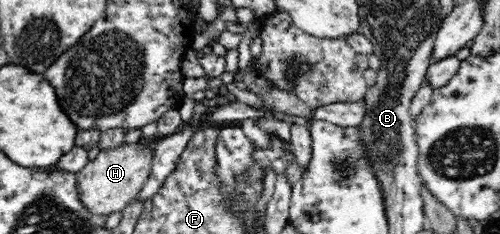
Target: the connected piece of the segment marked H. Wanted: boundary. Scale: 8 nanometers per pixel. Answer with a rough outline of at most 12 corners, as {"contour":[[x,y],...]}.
{"contour":[[146,141],[101,150],[76,173],[90,214],[121,211],[150,176]]}

